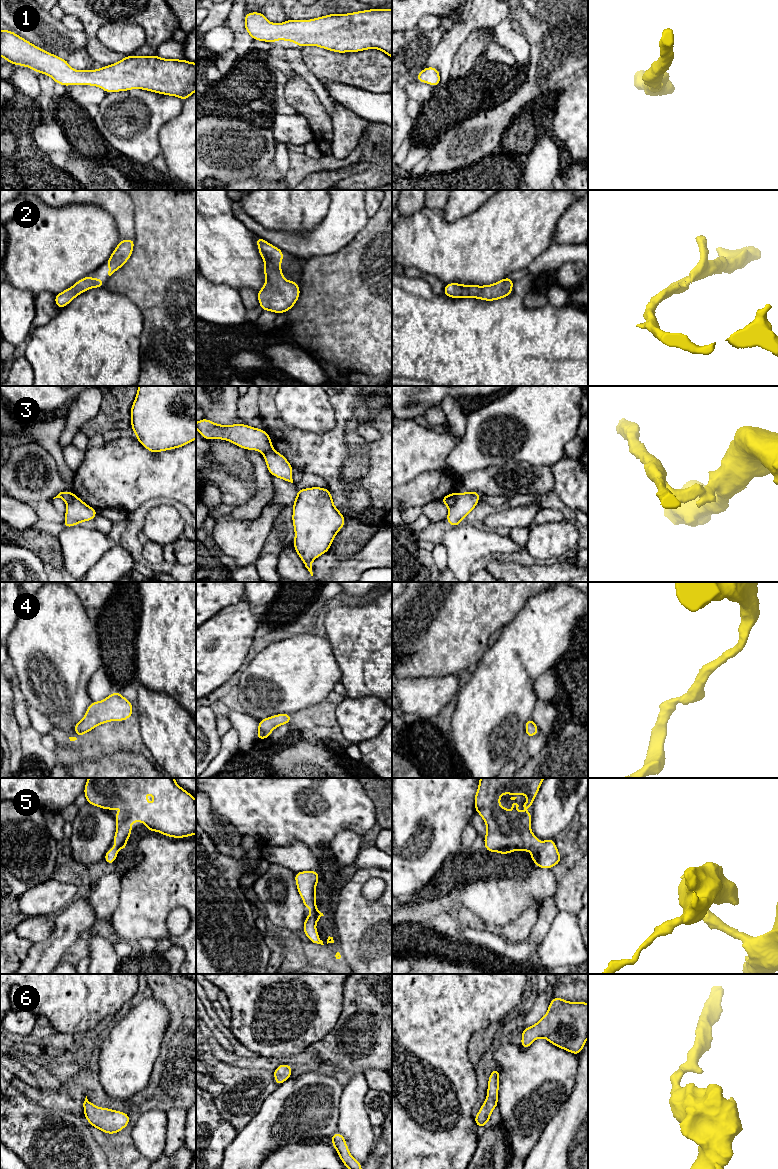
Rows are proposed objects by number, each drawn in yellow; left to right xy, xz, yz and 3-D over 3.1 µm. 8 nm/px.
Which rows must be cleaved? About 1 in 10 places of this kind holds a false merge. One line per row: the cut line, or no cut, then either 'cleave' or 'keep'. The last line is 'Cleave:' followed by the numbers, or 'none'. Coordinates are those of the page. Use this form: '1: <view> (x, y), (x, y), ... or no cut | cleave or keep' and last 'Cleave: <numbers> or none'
1: no cut | keep
2: no cut | keep
3: yz (457, 493), (455, 502), (449, 508) | cleave
4: no cut | keep
5: no cut | keep
6: no cut | keep
Cleave: 3

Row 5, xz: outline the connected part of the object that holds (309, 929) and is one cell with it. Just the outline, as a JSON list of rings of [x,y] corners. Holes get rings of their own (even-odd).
[[[301,871],[294,875],[298,893],[300,894],[304,908],[309,907],[312,911],[309,916],[304,919],[303,932],[306,934],[310,942],[323,944],[319,938],[319,934],[315,924],[319,922],[319,918],[324,916],[316,905],[316,885],[319,881],[319,871]]]

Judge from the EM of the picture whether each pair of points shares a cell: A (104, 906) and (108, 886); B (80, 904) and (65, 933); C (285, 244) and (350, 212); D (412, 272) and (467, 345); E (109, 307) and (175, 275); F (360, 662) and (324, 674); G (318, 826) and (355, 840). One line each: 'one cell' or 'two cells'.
A: one cell
B: one cell
C: one cell
D: two cells
E: two cells
F: two cells
G: two cells

